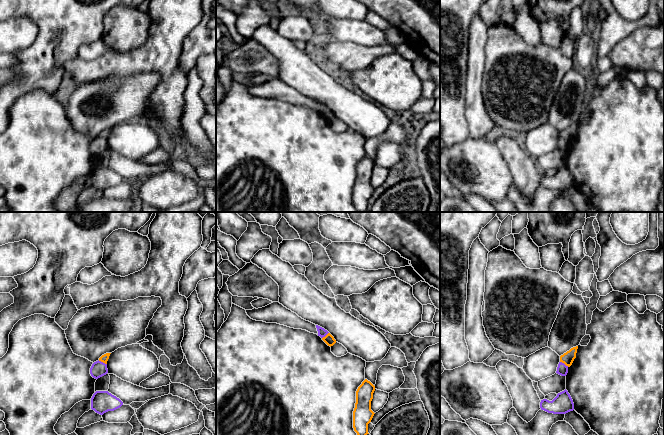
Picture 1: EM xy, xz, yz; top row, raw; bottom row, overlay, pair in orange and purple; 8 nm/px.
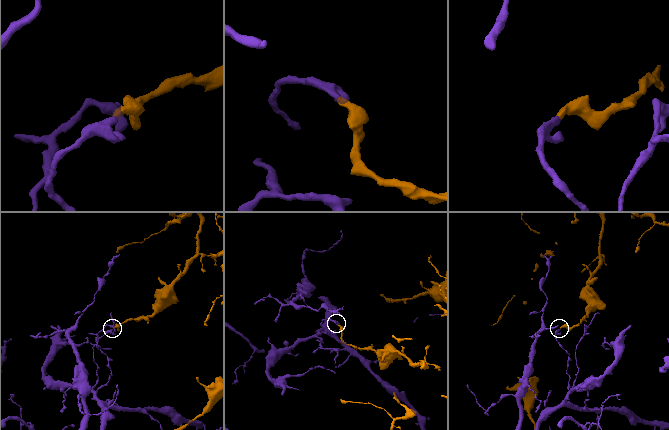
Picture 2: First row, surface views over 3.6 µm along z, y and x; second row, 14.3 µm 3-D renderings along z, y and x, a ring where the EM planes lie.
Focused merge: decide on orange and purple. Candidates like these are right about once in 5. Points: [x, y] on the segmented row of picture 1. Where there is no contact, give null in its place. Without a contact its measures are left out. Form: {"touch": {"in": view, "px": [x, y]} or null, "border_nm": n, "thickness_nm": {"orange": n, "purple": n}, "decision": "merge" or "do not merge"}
{"touch": {"in": "xy", "px": [102, 361]}, "border_nm": 80, "thickness_nm": {"orange": 70, "purple": 130}, "decision": "do not merge"}

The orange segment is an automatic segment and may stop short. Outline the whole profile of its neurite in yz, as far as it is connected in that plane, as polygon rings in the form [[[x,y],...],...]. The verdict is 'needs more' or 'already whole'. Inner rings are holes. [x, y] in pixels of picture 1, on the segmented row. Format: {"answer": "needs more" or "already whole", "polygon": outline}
{"answer": "already whole", "polygon": [[[578,346],[571,348],[569,351],[560,356],[560,362],[570,367],[576,358]]]}

